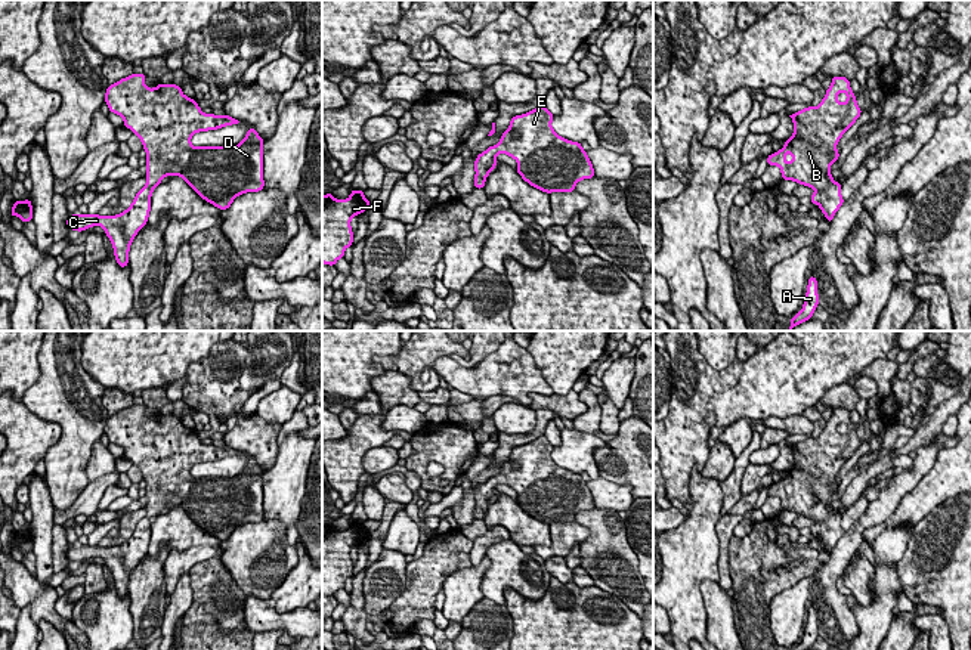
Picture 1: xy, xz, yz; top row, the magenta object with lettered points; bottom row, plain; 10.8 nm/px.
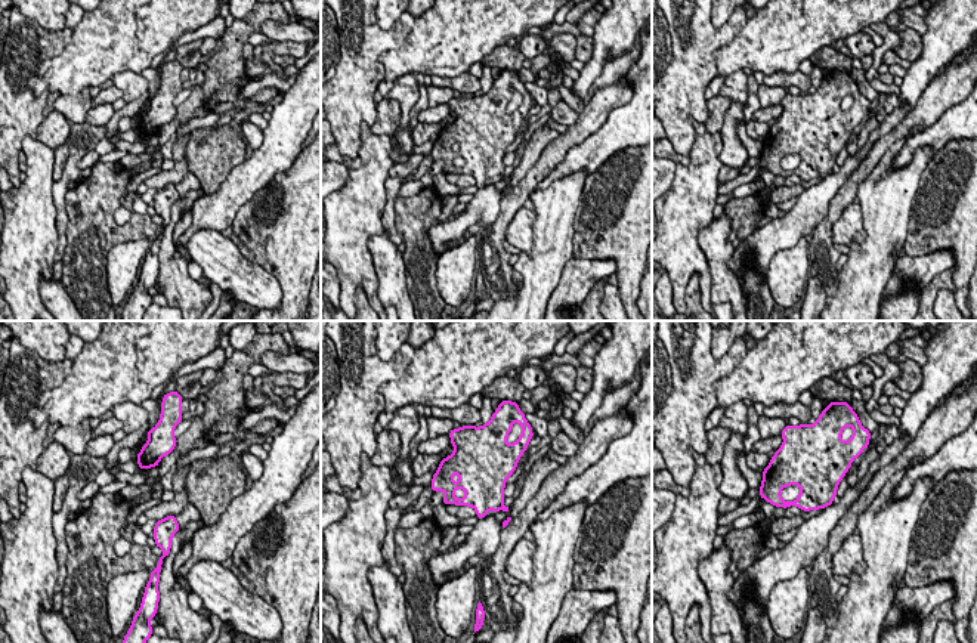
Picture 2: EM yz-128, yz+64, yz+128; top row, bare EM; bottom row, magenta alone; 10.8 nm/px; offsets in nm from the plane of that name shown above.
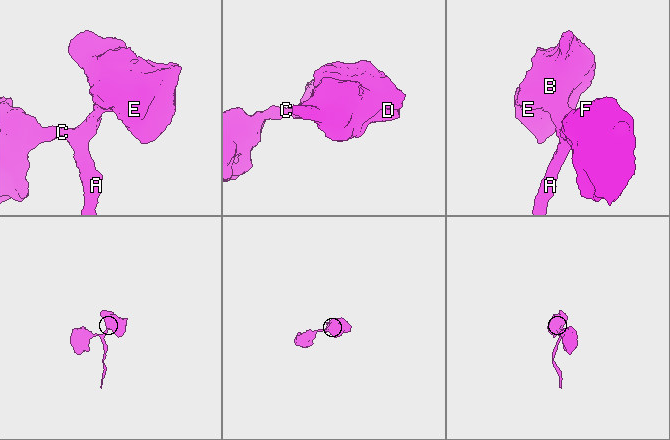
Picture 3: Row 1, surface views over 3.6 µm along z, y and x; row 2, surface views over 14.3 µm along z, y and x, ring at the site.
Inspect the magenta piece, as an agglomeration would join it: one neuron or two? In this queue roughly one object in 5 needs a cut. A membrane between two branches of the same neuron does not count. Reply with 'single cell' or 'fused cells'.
single cell

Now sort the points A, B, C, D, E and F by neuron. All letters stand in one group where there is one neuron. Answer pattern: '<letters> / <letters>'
A B C D E F

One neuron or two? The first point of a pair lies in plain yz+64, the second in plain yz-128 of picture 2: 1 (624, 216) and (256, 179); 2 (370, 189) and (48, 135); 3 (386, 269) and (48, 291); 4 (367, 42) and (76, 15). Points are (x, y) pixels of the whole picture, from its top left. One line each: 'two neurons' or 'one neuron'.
1: two neurons
2: two neurons
3: one neuron
4: two neurons

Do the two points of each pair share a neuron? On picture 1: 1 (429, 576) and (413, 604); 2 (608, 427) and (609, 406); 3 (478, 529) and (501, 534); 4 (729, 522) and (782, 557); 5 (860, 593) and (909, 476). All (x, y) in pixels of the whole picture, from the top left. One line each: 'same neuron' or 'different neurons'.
1: same neuron
2: same neuron
3: different neurons
4: different neurons
5: different neurons

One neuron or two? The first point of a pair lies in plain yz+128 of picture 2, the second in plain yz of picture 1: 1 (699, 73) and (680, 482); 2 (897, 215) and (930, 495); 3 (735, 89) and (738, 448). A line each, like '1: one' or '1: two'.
1: one
2: two
3: one

